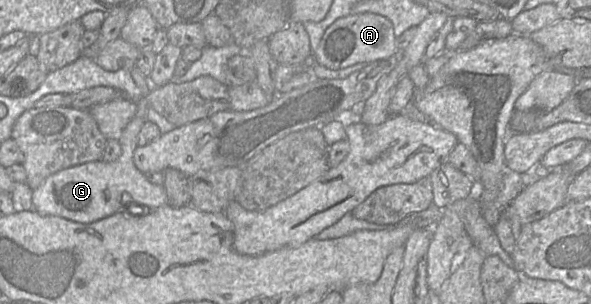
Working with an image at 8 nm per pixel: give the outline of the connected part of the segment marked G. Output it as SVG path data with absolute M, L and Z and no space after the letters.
M136 66L130 73L140 89L141 99L137 103L135 117L128 123L118 140L122 150L121 156L114 162L88 162L50 175L33 191L32 210L41 215L54 215L80 223L92 223L126 208L130 208L130 214L140 215L144 213L145 208L155 209L168 203L164 185L151 183L134 165L133 154L138 147L138 134L144 122L148 121L149 105L146 97L155 87L150 83L149 77L145 77Z

